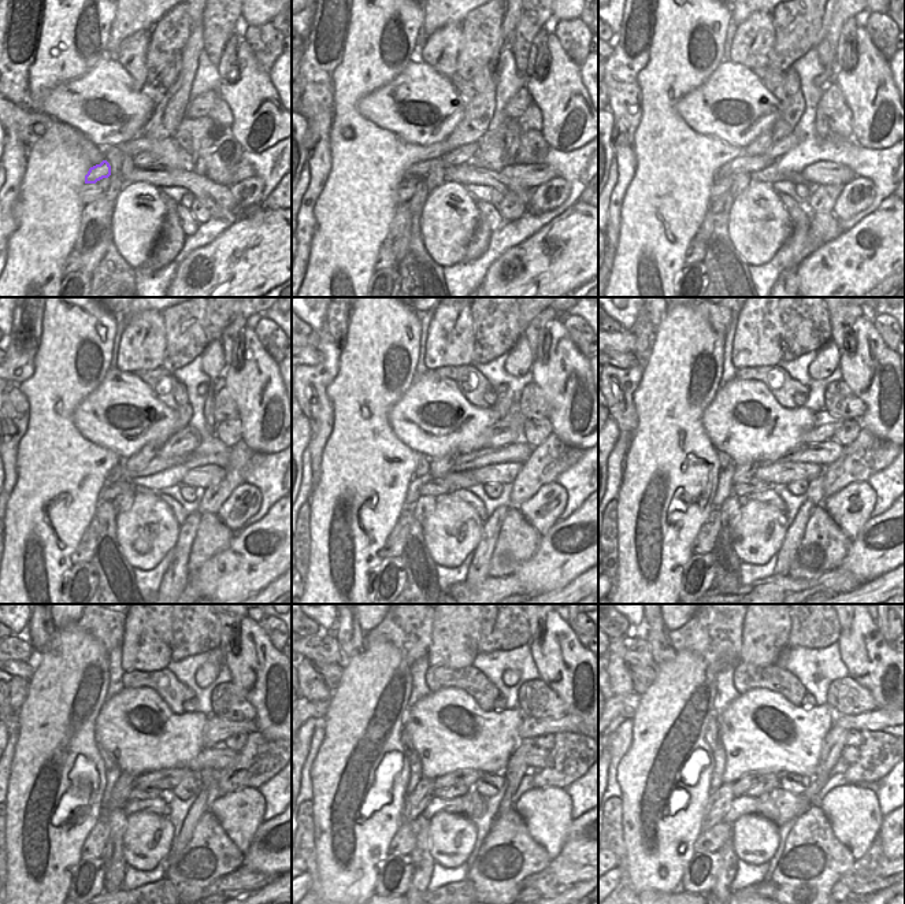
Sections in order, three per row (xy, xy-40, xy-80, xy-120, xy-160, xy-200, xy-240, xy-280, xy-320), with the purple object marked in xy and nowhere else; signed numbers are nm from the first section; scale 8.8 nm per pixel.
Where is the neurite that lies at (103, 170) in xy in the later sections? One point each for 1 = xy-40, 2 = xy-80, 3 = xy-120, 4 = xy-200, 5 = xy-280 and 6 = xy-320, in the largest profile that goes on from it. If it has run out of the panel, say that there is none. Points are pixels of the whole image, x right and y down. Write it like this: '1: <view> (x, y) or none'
1: xy-40 (415, 171)
2: xy-80 (746, 165)
3: xy-120 (158, 463)
4: xy-200 (826, 452)
5: xy-280 (537, 758)
6: xy-320 (849, 755)

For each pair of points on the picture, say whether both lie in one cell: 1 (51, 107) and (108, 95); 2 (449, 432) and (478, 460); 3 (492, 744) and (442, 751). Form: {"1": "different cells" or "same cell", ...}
{"1": "same cell", "2": "different cells", "3": "same cell"}

